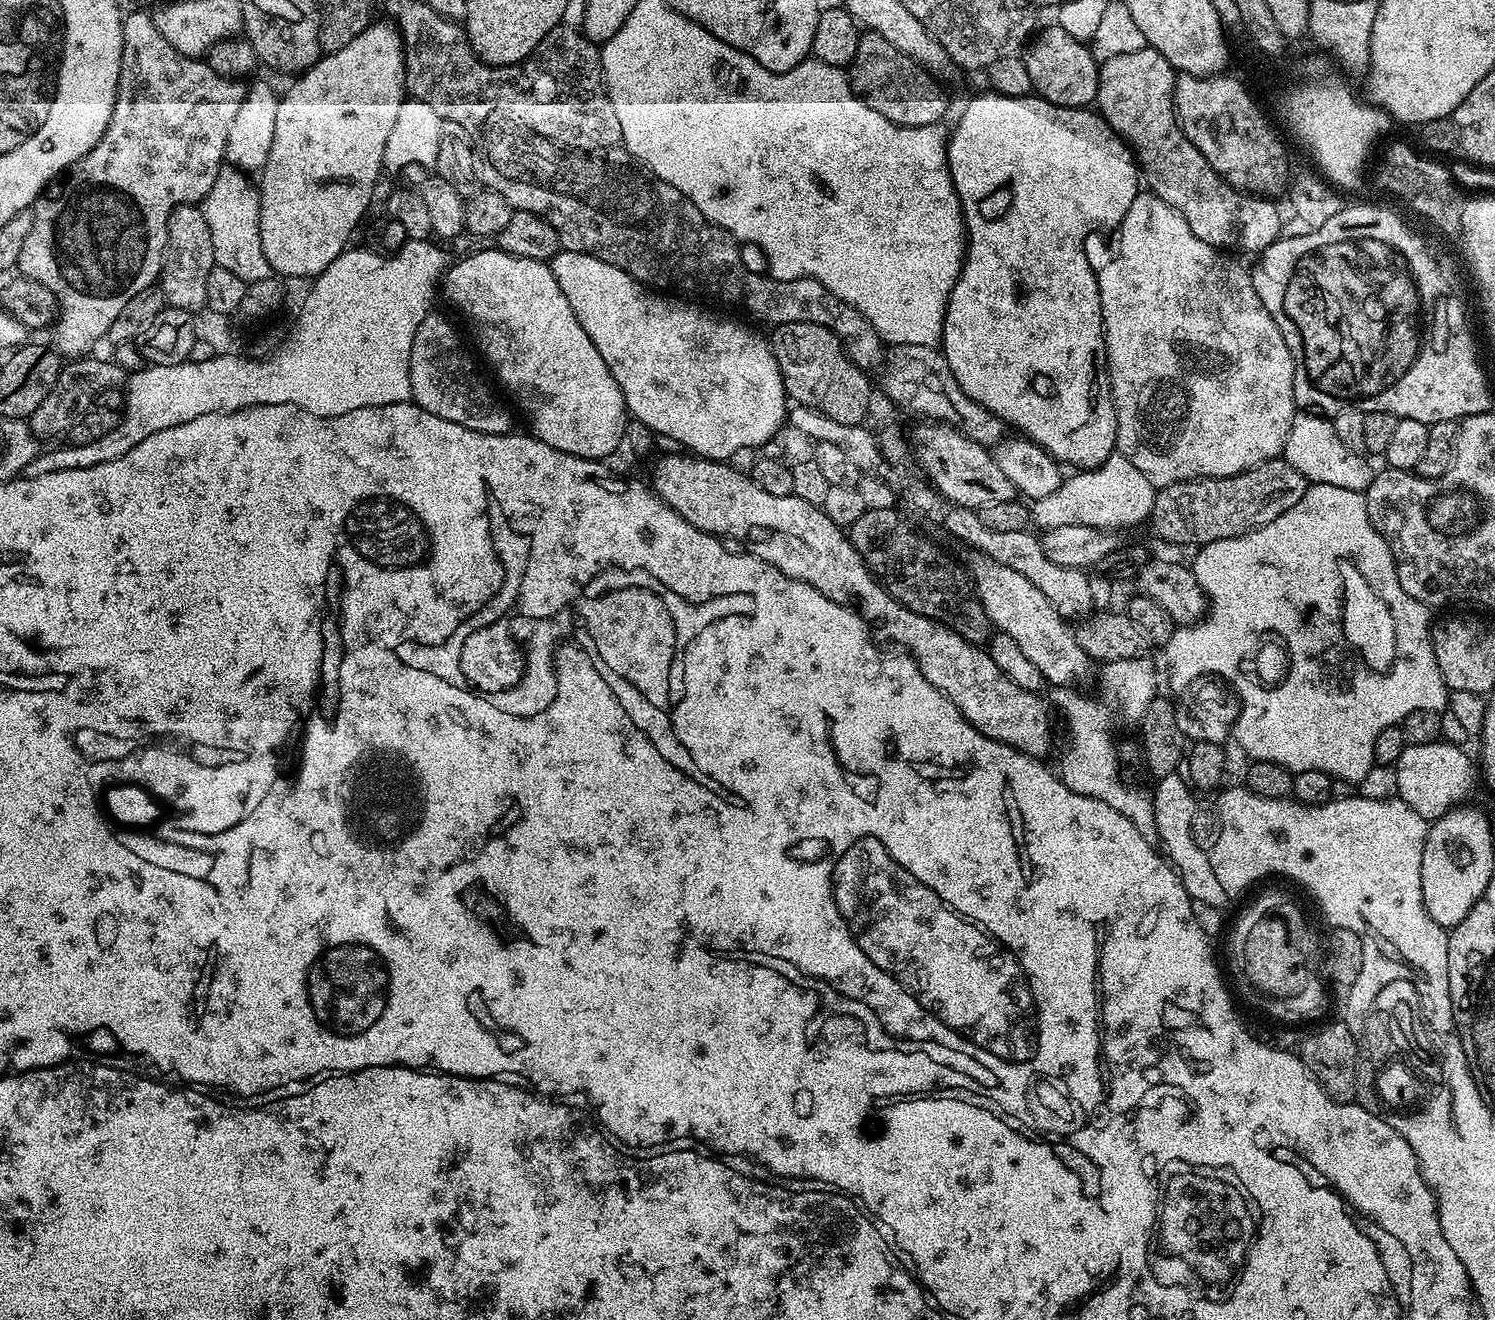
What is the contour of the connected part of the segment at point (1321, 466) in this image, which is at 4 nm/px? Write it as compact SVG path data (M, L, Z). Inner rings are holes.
M1307 410L1297 411L1290 426L1290 434L1284 443L1282 458L1313 484L1342 486L1342 490L1363 493L1372 484L1374 468L1364 461L1365 457L1361 453L1349 450L1343 445L1334 431L1331 419L1323 414Z

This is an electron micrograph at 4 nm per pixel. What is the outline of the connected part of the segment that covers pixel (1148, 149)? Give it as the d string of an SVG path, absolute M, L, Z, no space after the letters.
M1145 46L1142 50L1134 50L1134 54L1118 54L1118 58L1110 58L1100 64L1100 85L1095 99L1098 111L1107 124L1130 145L1138 161L1143 183L1152 195L1162 198L1166 206L1174 206L1174 210L1178 210L1178 214L1186 218L1190 230L1194 230L1194 234L1198 234L1202 242L1217 250L1241 248L1244 252L1259 254L1280 239L1282 215L1280 216L1279 210L1272 205L1275 203L1271 199L1231 188L1189 142L1188 135L1176 121L1174 93L1177 75L1170 62L1166 62L1162 53L1154 51L1153 48Z

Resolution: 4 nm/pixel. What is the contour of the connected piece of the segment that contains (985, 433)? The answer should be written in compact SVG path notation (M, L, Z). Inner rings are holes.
M898 344L895 345L885 355L884 363L882 365L882 373L884 372L884 392L889 396L890 399L893 400L894 403L897 404L900 408L905 408L908 412L913 412L914 415L920 416L916 418L923 418L928 422L939 422L942 424L951 424L960 429L962 434L966 434L966 438L970 438L974 442L978 442L979 444L983 444L985 446L995 446L1000 443L1001 440L1005 439L1006 436L1006 425L1003 420L998 419L990 410L986 410L986 406L982 406L978 402L974 402L974 398L970 398L968 395L964 393L962 390L962 386L958 386L958 378L954 378L954 370L950 370L950 366L946 362L946 358L944 357L943 351L939 347L933 346L931 344Z

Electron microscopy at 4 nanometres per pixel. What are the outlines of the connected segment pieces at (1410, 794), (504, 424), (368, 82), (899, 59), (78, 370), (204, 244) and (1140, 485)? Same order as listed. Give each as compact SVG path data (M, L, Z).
M1439 740L1434 743L1409 744L1404 748L1401 757L1394 765L1398 782L1397 797L1406 802L1416 814L1421 814L1425 820L1434 821L1453 808L1469 801L1466 799L1473 794L1476 788L1476 780L1478 784L1478 770L1477 767L1475 770L1474 766L1476 767L1474 760L1472 762L1462 749L1446 742L1446 740Z
M425 315L423 322L414 334L414 346L410 346L410 390L412 400L419 408L430 414L438 414L438 418L446 418L446 422L458 422L458 426L466 426L482 434L502 436L513 431L512 416L492 397L488 384L476 373L476 364L466 349L460 348L460 336L456 328L444 316Z
M372 22L368 28L362 30L352 42L343 46L337 52L321 55L320 60L295 77L296 80L288 88L288 93L278 99L278 110L274 114L274 138L270 142L270 154L266 158L266 166L258 180L260 189L260 237L262 238L262 254L266 254L266 262L270 262L273 273L277 277L308 276L315 278L323 272L349 247L348 239L352 231L360 224L360 219L368 212L372 204L372 195L376 192L376 183L380 180L380 172L384 168L384 151L386 138L389 137L398 119L400 104L406 99L406 85L404 83L404 42L399 28L395 23L378 24Z
M865 31L858 42L858 50L850 65L852 91L870 110L878 110L882 118L894 122L897 128L940 124L948 112L945 85L932 76L914 58L894 50L886 38L877 32Z
M76 358L65 363L61 367L60 377L54 390L46 394L42 406L38 406L38 410L34 410L34 414L26 421L37 441L52 440L55 436L63 437L75 420L82 418L82 414L86 414L94 407L102 390L121 387L125 383L126 372L123 372L118 365L116 360L98 361L93 358Z
M192 202L177 204L168 219L168 246L158 281L165 305L199 313L199 308L203 309L206 305L206 281L210 278L210 270L215 267L214 242L210 242L210 226L206 226L203 207Z
M1113 454L1106 458L1104 464L1096 468L1077 471L1061 483L1054 494L1046 494L1046 498L1031 501L1030 520L1040 530L1054 526L1090 526L1091 528L1107 528L1121 530L1132 528L1142 520L1147 521L1152 515L1154 498L1157 489L1146 482L1146 474L1130 462L1130 458Z

